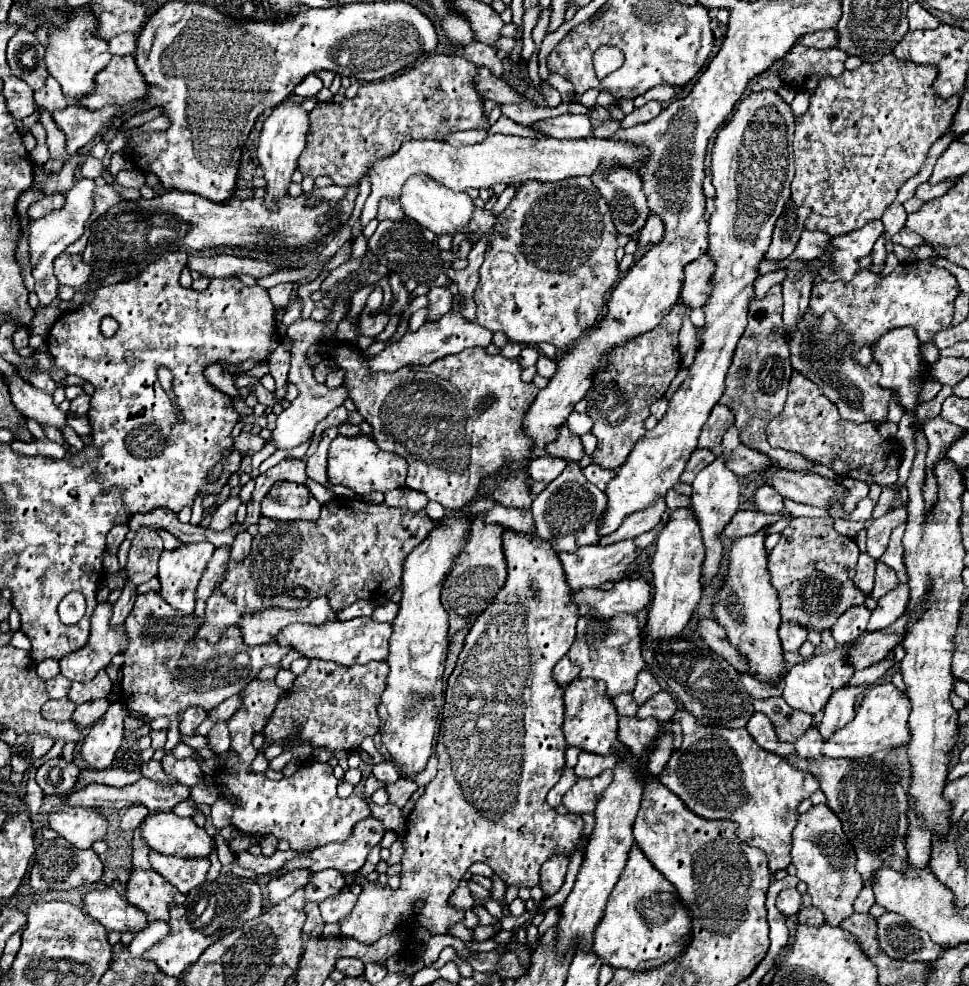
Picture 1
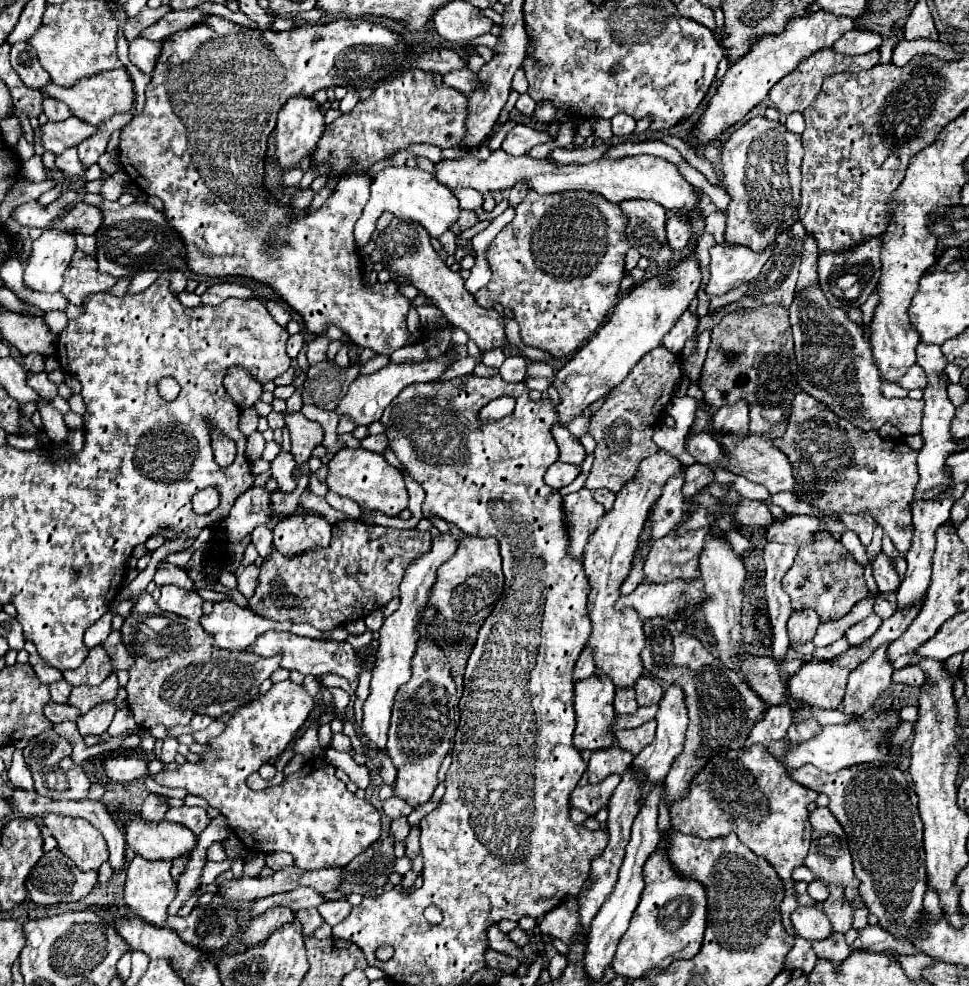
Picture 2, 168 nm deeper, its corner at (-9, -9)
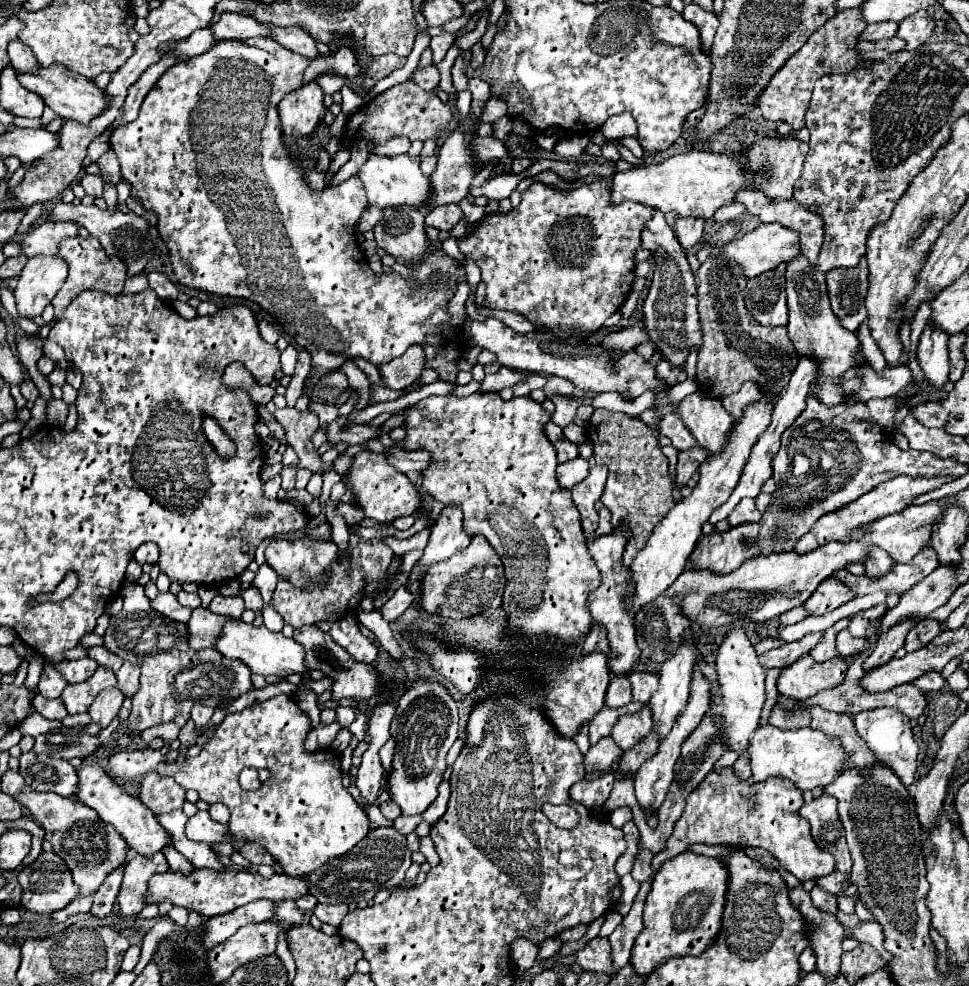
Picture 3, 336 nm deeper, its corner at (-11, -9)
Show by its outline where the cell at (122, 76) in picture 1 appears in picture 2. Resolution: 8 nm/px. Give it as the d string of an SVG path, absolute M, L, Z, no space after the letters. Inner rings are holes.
M125 67L97 73L93 77L85 77L81 81L77 81L77 85L73 85L73 87L59 87L55 83L49 83L45 87L45 93L53 99L67 103L75 117L79 117L81 121L87 121L91 125L99 125L101 121L107 121L115 113L131 111L131 107L135 105L135 85L133 85L133 79Z

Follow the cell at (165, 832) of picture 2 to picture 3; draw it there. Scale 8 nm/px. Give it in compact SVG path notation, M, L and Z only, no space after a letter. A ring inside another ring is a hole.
M97 763L81 765L81 767L77 767L77 777L79 777L79 785L77 785L75 797L77 797L81 803L85 803L87 807L95 809L103 823L113 825L113 827L121 833L121 837L127 841L127 845L129 845L131 849L135 849L139 855L157 853L157 851L161 851L165 845L171 843L169 835L167 835L165 829L157 823L157 819L155 819L155 815L151 813L151 809L149 809L147 805L143 805L137 797L129 795L121 785L117 785L101 765L97 765Z

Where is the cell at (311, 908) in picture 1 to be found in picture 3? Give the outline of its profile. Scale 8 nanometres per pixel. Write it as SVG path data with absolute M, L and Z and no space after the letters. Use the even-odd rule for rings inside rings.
M283 899L283 901L275 903L275 917L281 921L287 921L291 925L303 923L303 913L297 909L295 901L291 901L291 899Z

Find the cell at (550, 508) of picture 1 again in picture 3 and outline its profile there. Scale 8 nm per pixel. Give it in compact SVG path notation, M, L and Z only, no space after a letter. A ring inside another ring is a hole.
M595 465L589 471L587 479L571 489L573 501L575 501L575 505L581 513L581 525L583 525L585 537L589 537L597 529L599 515L595 511L595 503L597 503L597 499L601 497L603 489L605 489L605 481L607 481L607 467Z

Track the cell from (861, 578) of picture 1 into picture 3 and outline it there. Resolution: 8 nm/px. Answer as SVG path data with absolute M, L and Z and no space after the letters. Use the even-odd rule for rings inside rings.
M809 633L805 635L803 639L799 641L793 641L793 643L785 643L777 649L769 649L765 651L763 655L759 655L759 663L765 667L765 669L771 669L771 667L789 667L795 659L799 659L801 655L809 653L821 639L821 633Z

